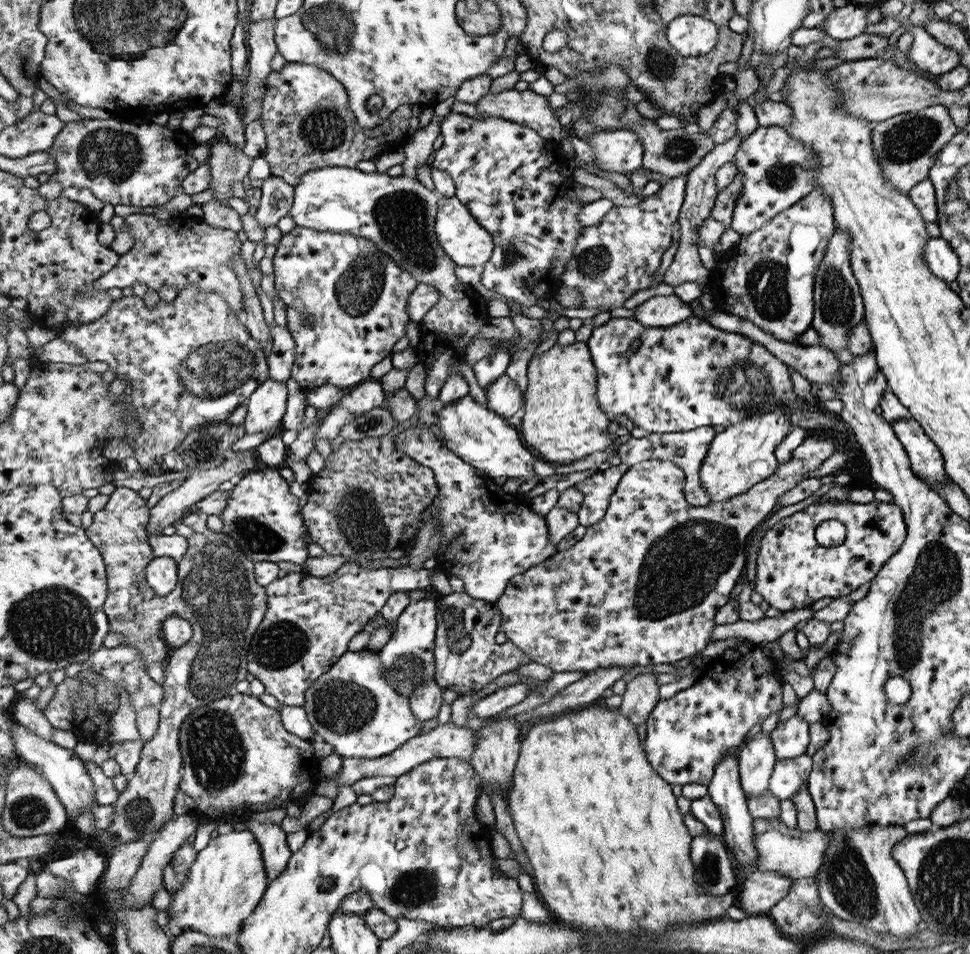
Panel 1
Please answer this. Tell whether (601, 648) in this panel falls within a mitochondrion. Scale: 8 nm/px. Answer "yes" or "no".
no

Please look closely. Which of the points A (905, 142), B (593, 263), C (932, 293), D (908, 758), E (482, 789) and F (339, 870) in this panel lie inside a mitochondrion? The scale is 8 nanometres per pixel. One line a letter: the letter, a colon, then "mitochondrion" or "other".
A: mitochondrion
B: mitochondrion
C: other
D: other
E: other
F: other

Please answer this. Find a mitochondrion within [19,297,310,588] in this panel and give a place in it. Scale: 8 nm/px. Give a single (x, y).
(223, 366)

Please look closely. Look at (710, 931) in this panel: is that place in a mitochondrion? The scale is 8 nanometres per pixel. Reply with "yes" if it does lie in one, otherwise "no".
no

